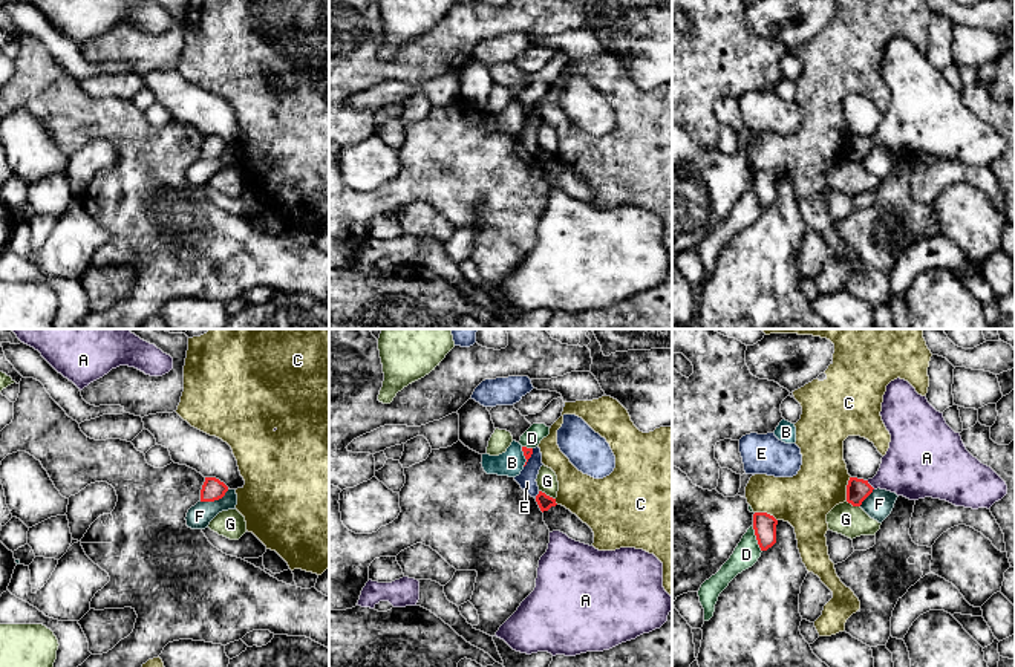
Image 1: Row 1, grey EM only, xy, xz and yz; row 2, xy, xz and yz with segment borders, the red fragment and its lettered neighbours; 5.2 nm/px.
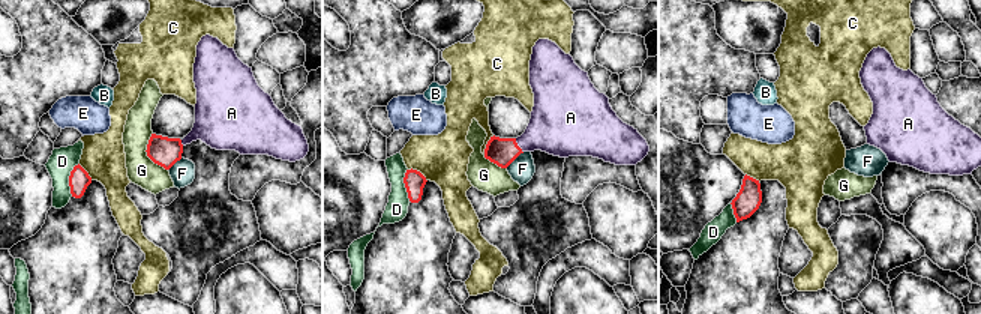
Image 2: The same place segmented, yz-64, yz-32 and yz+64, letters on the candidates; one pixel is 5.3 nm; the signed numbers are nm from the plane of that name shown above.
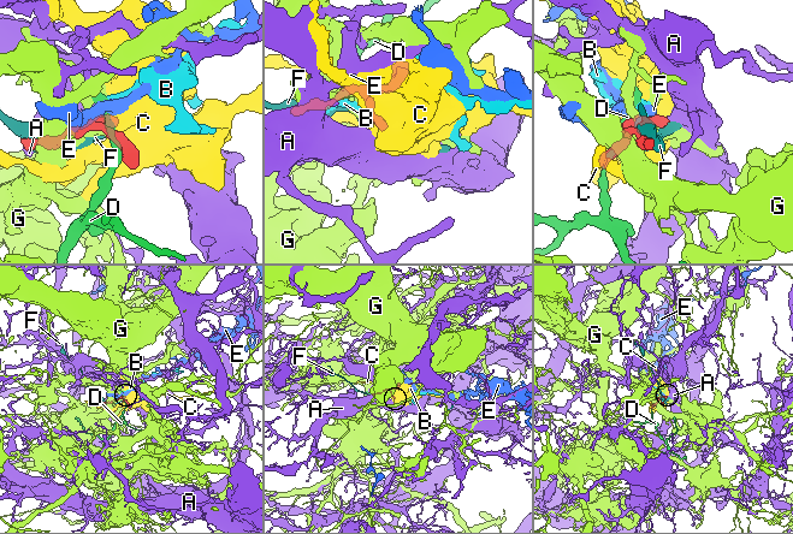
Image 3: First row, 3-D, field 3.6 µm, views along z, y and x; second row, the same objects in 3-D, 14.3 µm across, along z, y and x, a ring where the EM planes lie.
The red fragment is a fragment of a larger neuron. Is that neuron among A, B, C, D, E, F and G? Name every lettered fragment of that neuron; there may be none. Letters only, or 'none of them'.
A

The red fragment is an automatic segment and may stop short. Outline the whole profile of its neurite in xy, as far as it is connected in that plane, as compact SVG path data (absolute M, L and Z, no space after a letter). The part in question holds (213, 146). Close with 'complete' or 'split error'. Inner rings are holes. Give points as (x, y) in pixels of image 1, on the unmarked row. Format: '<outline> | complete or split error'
M205 135L201 147L201 159L214 159L225 153L228 144L216 135Z | complete

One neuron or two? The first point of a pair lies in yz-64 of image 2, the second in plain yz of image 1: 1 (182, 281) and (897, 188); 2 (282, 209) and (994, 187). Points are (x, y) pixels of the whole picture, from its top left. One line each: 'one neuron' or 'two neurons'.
1: one neuron
2: two neurons

